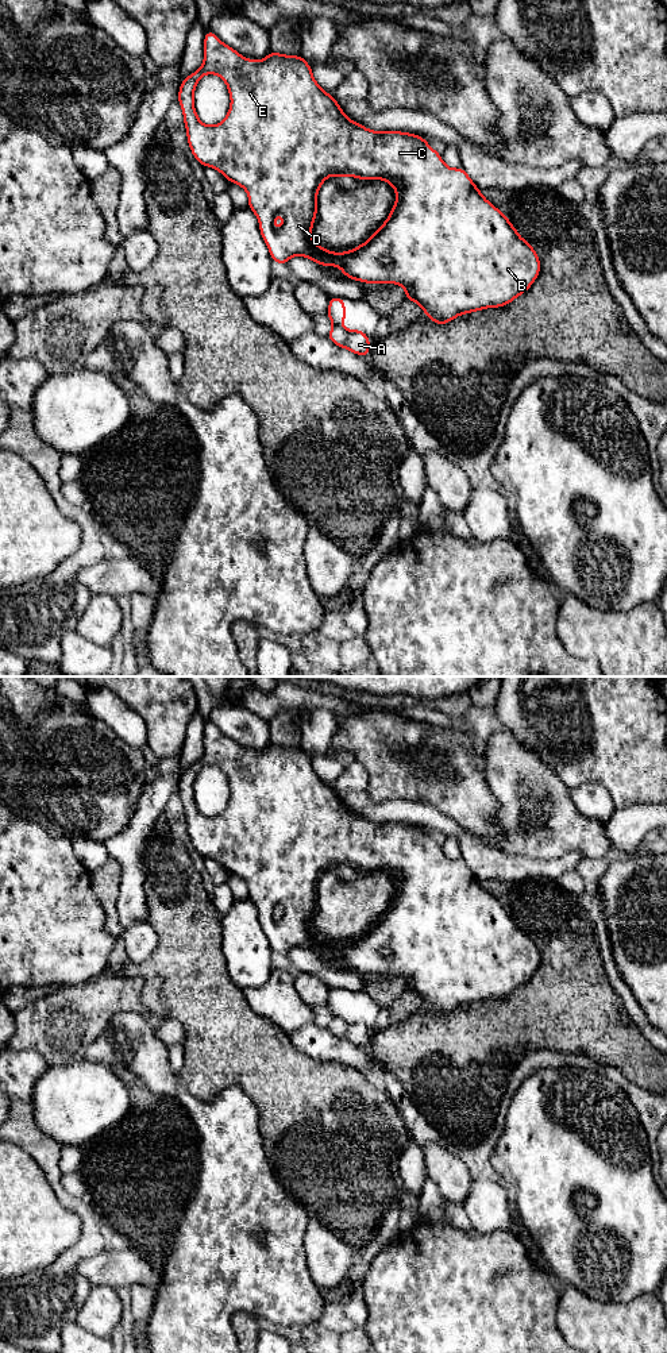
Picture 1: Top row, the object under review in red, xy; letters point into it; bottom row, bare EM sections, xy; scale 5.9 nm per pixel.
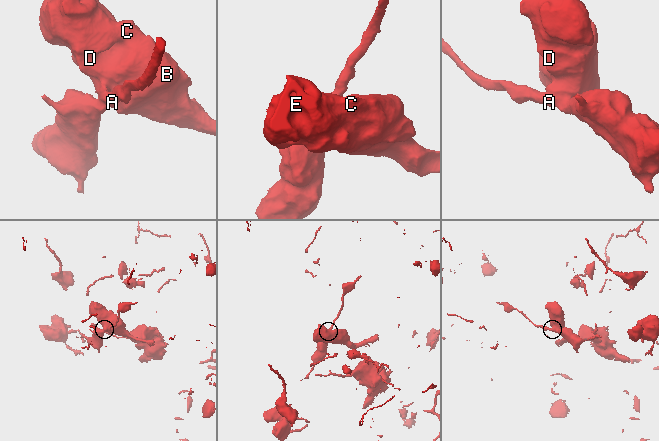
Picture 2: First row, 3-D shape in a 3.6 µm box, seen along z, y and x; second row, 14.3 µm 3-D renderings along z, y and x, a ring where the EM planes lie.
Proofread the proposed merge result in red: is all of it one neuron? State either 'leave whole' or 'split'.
split

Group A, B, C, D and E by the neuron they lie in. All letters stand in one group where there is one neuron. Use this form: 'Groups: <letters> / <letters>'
Groups: A / B C D E

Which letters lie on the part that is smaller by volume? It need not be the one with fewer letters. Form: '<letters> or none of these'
A

